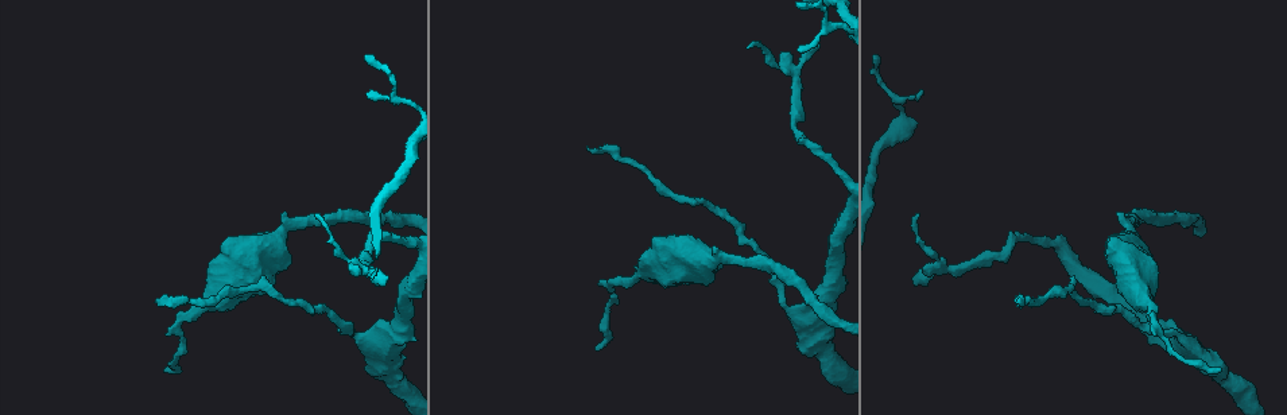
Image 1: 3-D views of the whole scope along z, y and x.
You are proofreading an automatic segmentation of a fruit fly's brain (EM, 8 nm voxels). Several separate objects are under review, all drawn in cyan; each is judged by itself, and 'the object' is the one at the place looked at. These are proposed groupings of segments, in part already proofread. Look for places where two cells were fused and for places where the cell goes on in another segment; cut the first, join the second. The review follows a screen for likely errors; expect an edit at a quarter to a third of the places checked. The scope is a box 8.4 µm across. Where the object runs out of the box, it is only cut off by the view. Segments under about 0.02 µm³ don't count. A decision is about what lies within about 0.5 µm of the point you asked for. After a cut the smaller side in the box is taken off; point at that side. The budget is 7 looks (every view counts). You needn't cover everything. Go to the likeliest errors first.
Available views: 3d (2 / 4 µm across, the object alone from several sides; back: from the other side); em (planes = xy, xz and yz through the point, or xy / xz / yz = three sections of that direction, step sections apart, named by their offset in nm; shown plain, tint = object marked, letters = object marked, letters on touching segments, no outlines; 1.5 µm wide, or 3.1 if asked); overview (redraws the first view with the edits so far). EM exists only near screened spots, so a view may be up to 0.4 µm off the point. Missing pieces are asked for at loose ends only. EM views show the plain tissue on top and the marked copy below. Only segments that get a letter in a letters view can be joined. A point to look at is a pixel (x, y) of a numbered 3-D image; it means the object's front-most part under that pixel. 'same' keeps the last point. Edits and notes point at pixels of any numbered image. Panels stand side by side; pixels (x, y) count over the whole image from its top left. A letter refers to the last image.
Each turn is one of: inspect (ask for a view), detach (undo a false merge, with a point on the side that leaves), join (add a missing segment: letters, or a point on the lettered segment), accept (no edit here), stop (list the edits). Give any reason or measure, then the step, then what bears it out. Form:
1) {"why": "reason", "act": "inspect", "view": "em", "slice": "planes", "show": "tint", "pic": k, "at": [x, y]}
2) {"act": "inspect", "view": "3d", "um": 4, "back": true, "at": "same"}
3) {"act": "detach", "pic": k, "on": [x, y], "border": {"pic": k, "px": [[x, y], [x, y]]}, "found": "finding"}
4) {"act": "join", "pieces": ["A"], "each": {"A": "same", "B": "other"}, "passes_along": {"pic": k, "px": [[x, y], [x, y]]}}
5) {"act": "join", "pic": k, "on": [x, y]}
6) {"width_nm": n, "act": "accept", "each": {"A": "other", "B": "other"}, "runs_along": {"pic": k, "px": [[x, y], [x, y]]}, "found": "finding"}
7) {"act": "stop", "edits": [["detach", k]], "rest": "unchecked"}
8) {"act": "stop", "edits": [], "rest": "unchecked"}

{"why": "end of a long branch", "act": "inspect", "view": "3d", "um": 2, "back": true, "pic": 1, "at": [586, 148]}

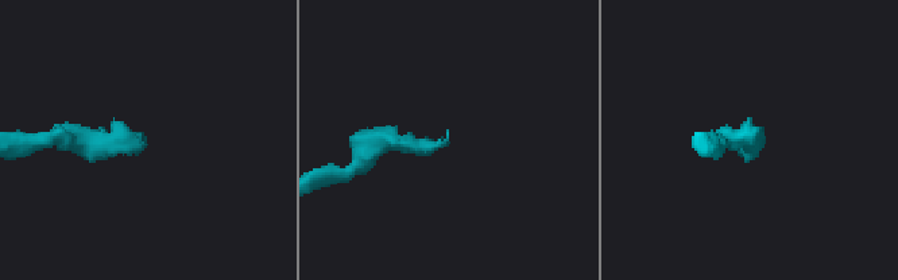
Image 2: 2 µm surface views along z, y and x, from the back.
{"why": "need the tissue", "act": "inspect", "view": "em", "slice": "planes", "show": "letters", "pic": 2, "at": [145, 138]}

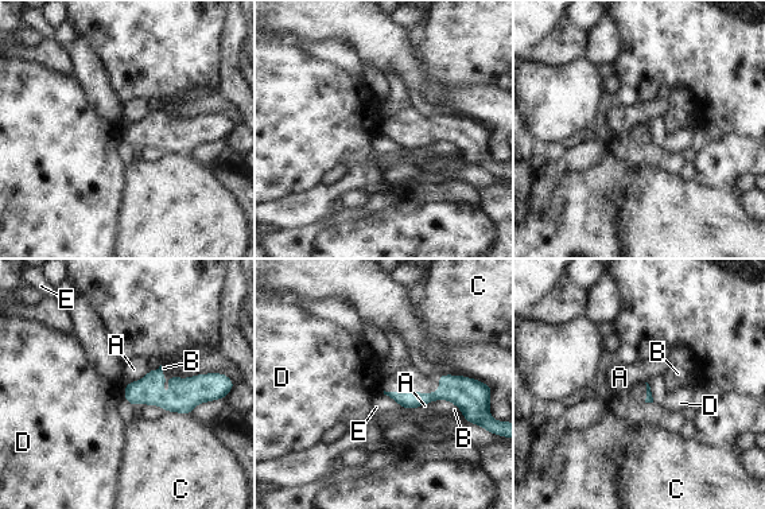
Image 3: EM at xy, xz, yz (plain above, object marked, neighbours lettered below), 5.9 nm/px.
{"act": "accept", "each": {"A": "other", "B": "other", "C": "other", "D": "other", "E": "other"}, "border": {"pic": 3, "px": [[383, 393], [403, 407]]}, "found": "none of them fits"}

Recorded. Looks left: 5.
{"why": "tapers out", "act": "inspect", "view": "3d", "um": 4, "back": true, "pic": 1, "at": [918, 93]}

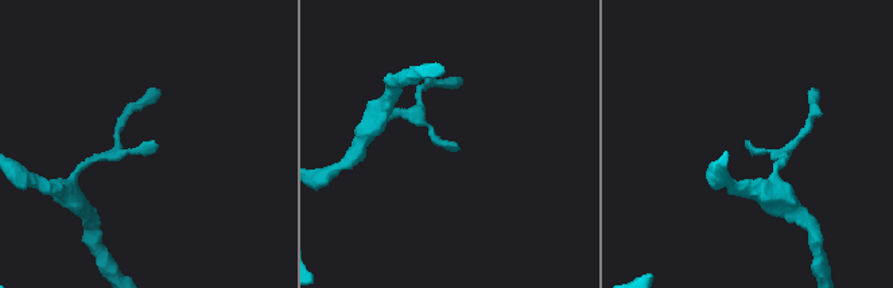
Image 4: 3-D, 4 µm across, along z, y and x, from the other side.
{"act": "inspect", "view": "em", "slice": "xy", "step": 4, "show": "letters", "pic": 4, "at": [460, 148]}

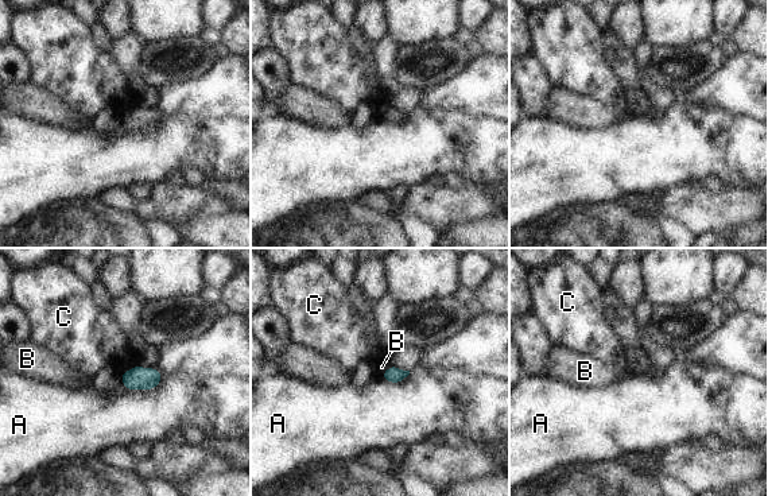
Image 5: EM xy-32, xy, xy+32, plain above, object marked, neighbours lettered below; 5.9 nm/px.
{"act": "inspect", "view": "em", "slice": "planes", "show": "letters", "at": "same"}

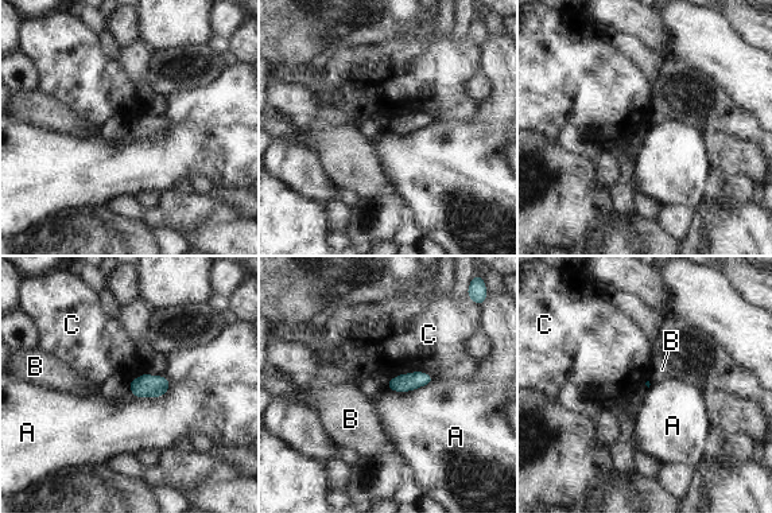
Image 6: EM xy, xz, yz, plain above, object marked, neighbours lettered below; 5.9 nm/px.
{"act": "accept", "each": {"A": "other", "B": "other", "C": "other"}, "border": {"pic": 6, "px": [[170, 383], [155, 397], [131, 392]]}, "found": "none of them fits"}

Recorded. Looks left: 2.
{"act": "stop", "edits": [], "rest": "unchecked"}

